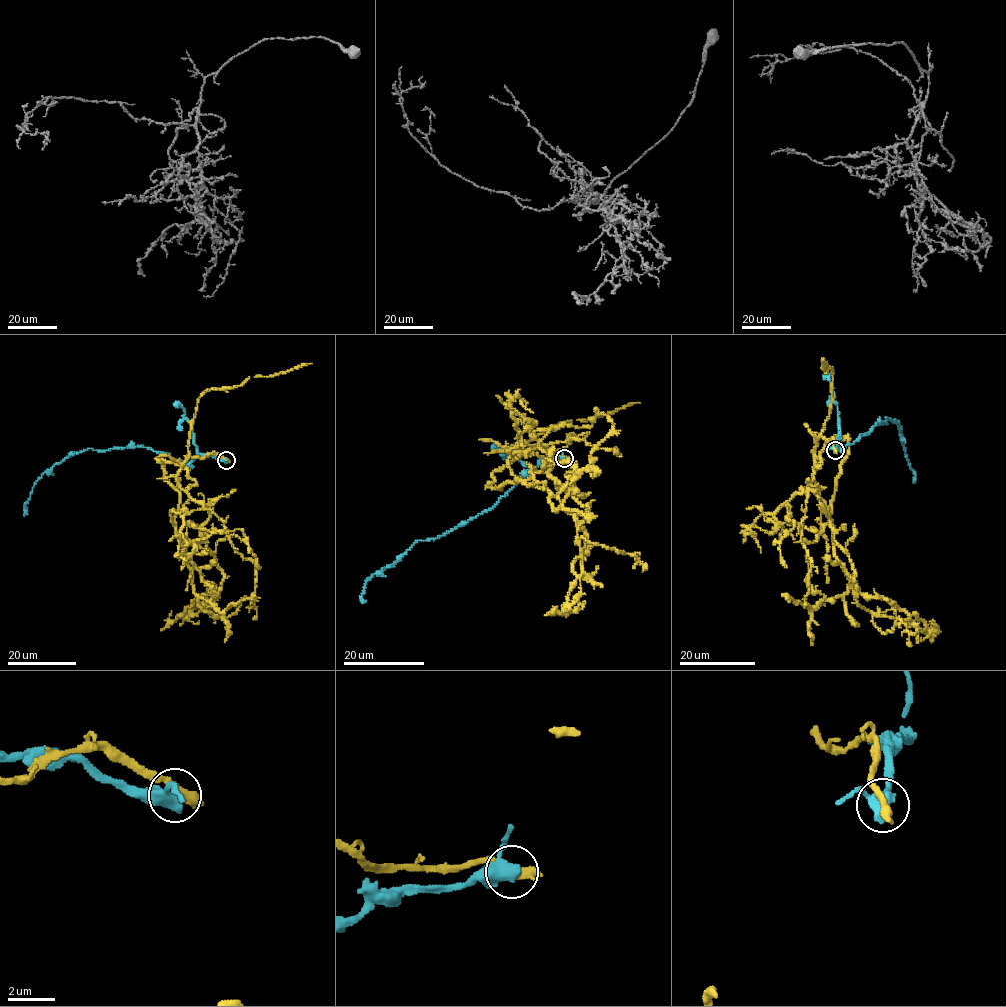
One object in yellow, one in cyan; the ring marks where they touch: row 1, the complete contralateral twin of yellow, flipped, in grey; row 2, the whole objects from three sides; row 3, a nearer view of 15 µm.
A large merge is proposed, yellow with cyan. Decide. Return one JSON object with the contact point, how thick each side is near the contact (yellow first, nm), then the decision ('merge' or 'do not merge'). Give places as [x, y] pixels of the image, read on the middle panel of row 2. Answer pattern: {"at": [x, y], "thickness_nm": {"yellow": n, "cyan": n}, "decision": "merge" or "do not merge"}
{"at": [564, 458], "thickness_nm": {"yellow": 480, "cyan": 480}, "decision": "do not merge"}

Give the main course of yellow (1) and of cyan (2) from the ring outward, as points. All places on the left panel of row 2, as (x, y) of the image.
1: (226, 459), (189, 457), (177, 476), (190, 495), (209, 505), (201, 532), (224, 576), (219, 597), (160, 630)
2: (226, 460), (198, 455), (186, 464), (143, 446), (88, 448), (43, 474), (24, 504), (24, 516)

